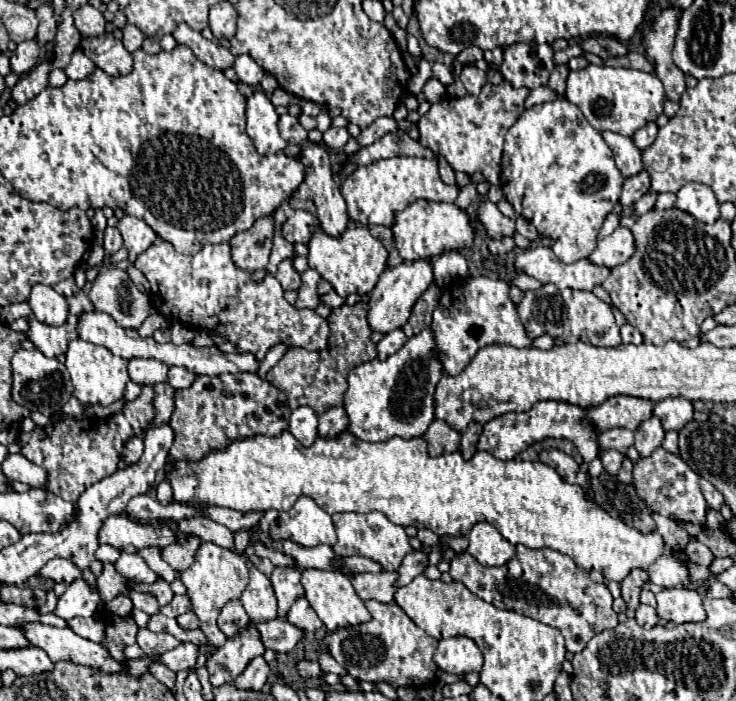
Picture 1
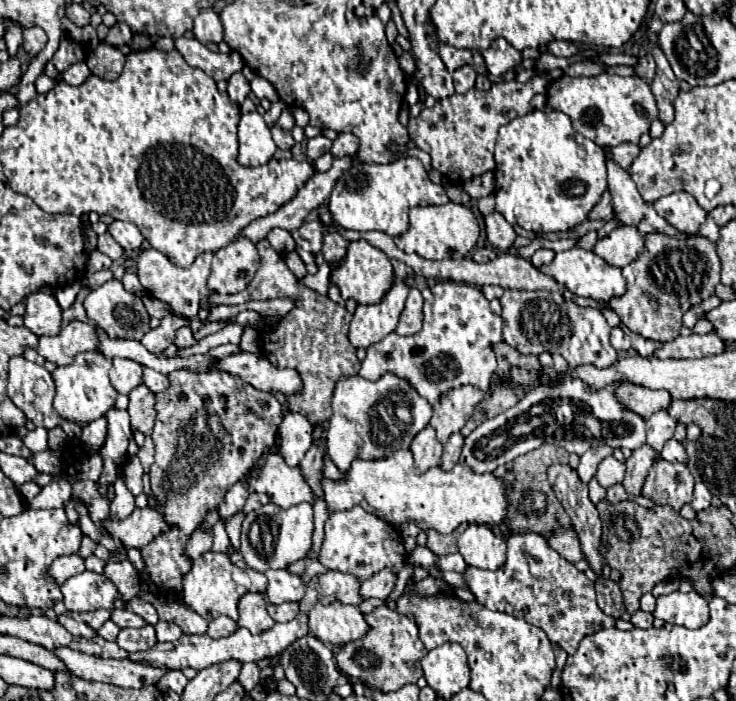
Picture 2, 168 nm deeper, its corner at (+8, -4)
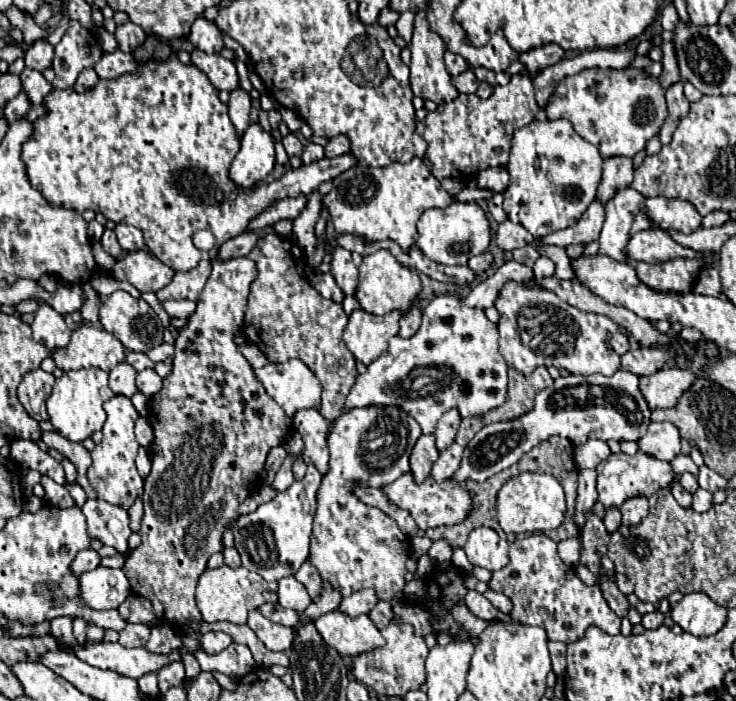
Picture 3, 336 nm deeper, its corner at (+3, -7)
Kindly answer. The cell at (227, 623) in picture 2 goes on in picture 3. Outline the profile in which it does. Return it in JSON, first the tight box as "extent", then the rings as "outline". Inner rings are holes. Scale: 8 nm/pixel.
{"extent":[201,631,233,655],"outline":[[[219,631],[219,633],[207,633],[207,635],[203,635],[201,637],[201,647],[205,649],[205,653],[209,653],[209,655],[215,655],[215,653],[221,653],[225,647],[229,647],[233,643],[233,639],[227,635],[227,633],[223,633],[223,631]]]}

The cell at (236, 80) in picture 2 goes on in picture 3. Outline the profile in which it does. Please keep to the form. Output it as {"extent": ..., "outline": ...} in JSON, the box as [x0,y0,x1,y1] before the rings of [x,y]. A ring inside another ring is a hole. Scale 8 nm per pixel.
{"extent":[229,87,251,135],"outline":[[[241,87],[233,89],[231,99],[229,99],[229,115],[239,135],[245,131],[245,125],[249,125],[249,109],[251,109],[249,93]]]}

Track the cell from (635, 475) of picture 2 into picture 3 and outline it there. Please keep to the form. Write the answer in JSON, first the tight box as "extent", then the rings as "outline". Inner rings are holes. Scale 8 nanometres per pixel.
{"extent":[621,497,649,525],"outline":[[[633,497],[627,499],[621,505],[621,513],[623,513],[623,525],[637,525],[647,513],[649,513],[649,505],[645,497]]]}

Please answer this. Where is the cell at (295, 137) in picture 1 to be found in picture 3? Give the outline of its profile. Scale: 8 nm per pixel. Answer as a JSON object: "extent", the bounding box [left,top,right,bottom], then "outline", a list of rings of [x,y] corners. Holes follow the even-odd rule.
{"extent":[283,133,303,157],"outline":[[[289,133],[287,137],[283,137],[283,145],[285,145],[285,151],[287,151],[289,157],[303,153],[303,145],[301,145],[301,141],[297,139],[297,135],[293,135],[293,133]]]}

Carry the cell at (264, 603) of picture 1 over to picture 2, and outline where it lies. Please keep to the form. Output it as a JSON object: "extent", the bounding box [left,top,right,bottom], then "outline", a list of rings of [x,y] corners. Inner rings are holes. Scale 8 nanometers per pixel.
{"extent":[238,594,276,634],"outline":[[[244,594],[238,604],[238,610],[240,610],[238,626],[248,628],[252,634],[260,634],[276,624],[266,612],[264,594]]]}

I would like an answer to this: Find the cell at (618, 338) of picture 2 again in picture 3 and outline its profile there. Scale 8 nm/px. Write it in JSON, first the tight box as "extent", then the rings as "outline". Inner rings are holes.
{"extent":[609,333,631,355],"outline":[[[615,333],[615,335],[611,337],[609,345],[611,345],[613,351],[619,353],[619,355],[625,355],[627,351],[631,351],[631,341],[629,341],[629,337],[627,337],[625,333]]]}

